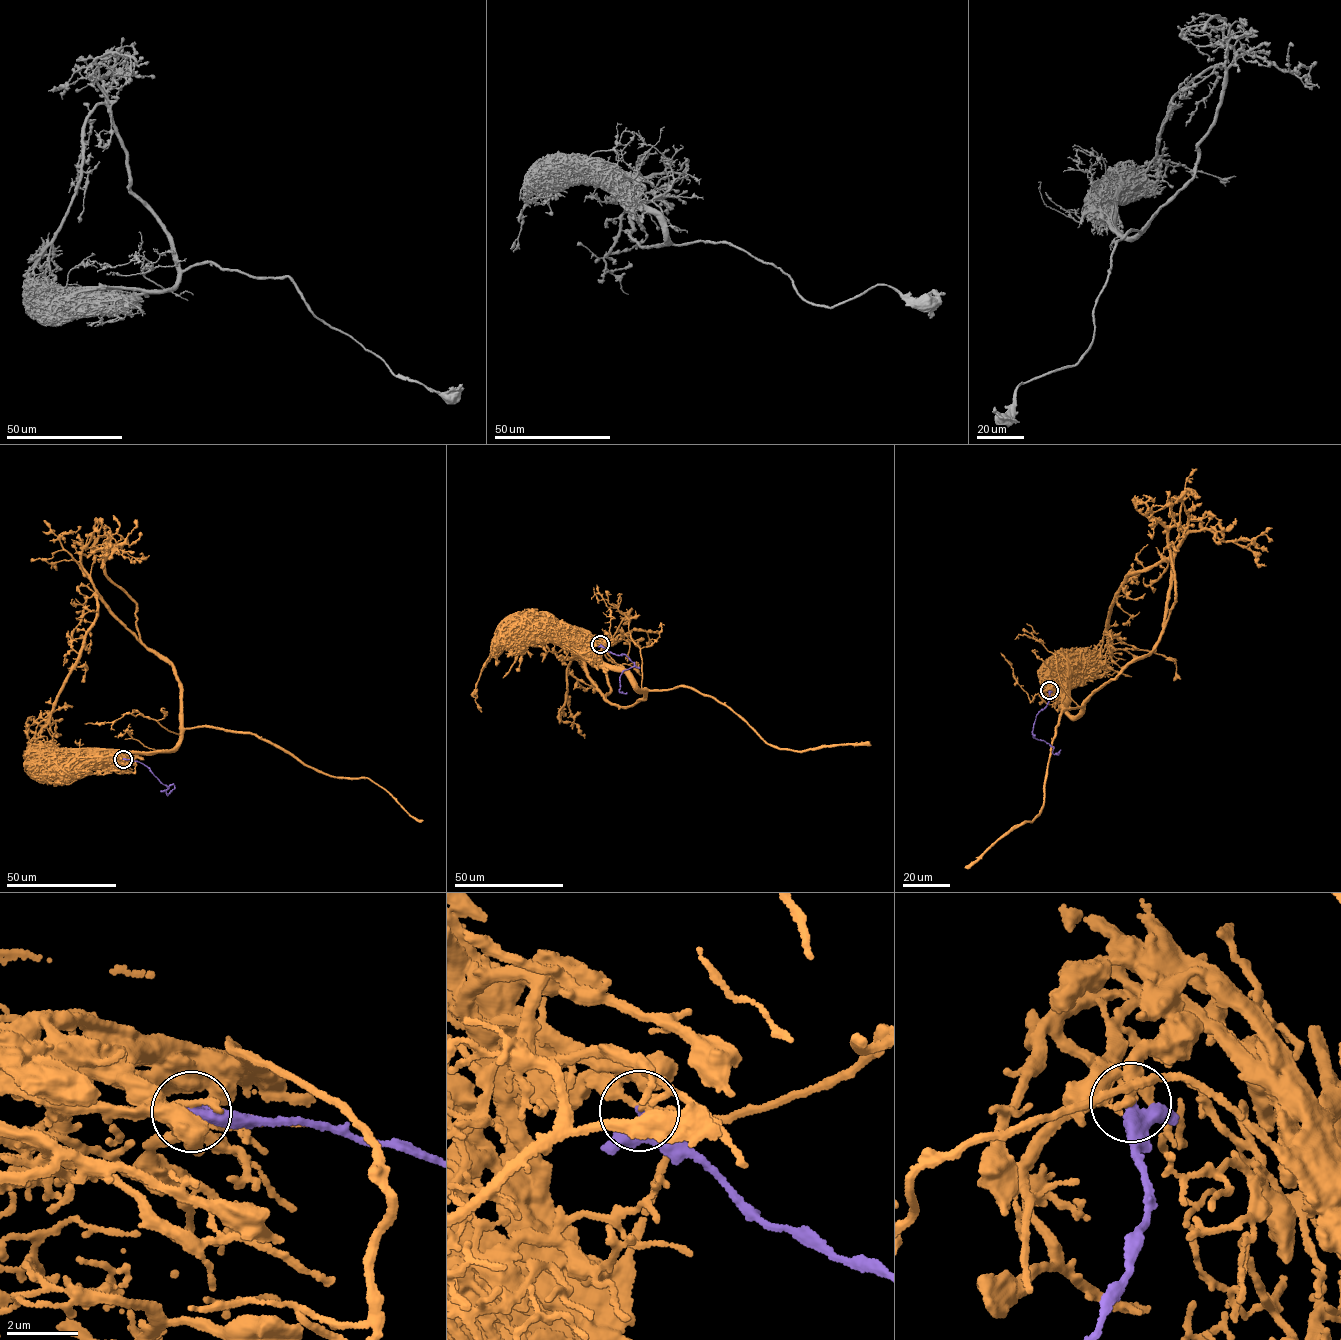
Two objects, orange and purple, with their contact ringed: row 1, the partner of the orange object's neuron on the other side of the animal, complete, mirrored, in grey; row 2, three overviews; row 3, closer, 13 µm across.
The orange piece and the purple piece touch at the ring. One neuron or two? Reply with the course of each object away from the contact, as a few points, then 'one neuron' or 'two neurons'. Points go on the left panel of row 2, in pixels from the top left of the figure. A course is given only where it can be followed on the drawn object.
course orange (123, 758), (116, 756), (176, 745), (182, 700), (171, 663), (110, 610), (81, 564), (97, 546), (128, 540); course purple (123, 759), (149, 767), (167, 786), (168, 789), (161, 791), (167, 795), (174, 785); two neurons

